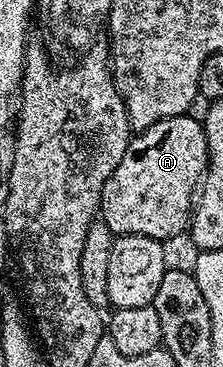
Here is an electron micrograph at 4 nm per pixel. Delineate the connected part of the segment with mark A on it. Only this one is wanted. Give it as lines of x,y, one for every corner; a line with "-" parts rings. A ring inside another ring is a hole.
189,114
170,116
153,126
136,131
125,150
125,158
117,162
117,170
105,182
101,219
116,237
147,235
149,238
169,242
174,236
188,231
197,189
207,170
207,139
202,120
194,120

